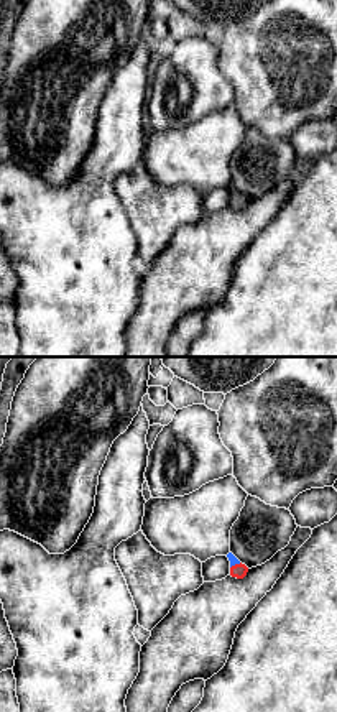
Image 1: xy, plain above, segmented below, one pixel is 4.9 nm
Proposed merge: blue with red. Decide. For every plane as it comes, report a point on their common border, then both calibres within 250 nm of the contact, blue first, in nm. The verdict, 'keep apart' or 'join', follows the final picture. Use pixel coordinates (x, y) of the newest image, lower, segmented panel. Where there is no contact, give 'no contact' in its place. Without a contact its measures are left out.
meets blue at (235, 563); 40 nm thick on the blue side, 70 nm on the other

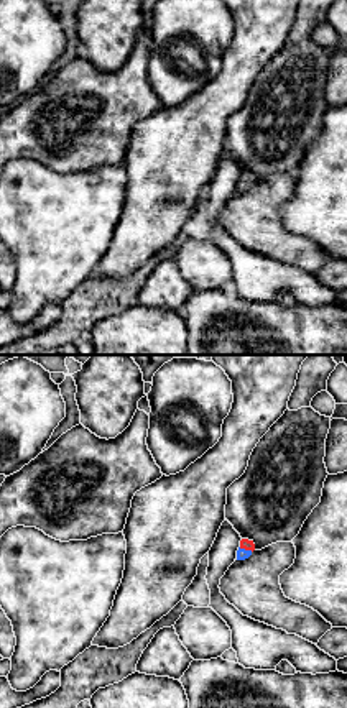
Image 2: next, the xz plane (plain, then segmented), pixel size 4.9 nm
meets blue at (244, 549); 60 nm thick on the blue side, 50 nm on the other

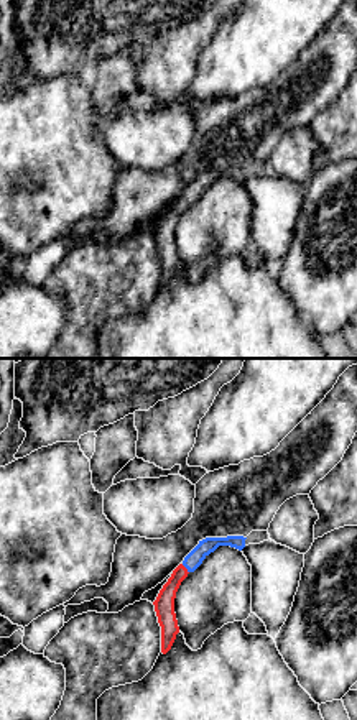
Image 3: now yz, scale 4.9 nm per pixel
meets blue at (186, 567); 80 nm thick on the blue side, 100 nm on the other

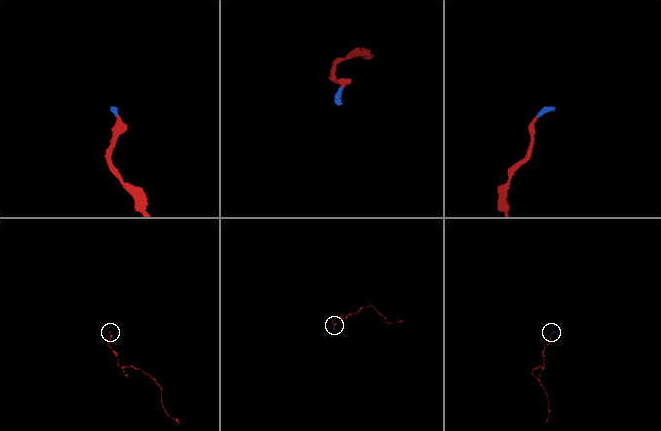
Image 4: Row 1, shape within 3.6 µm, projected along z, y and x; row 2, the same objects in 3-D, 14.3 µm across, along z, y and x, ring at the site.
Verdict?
join

